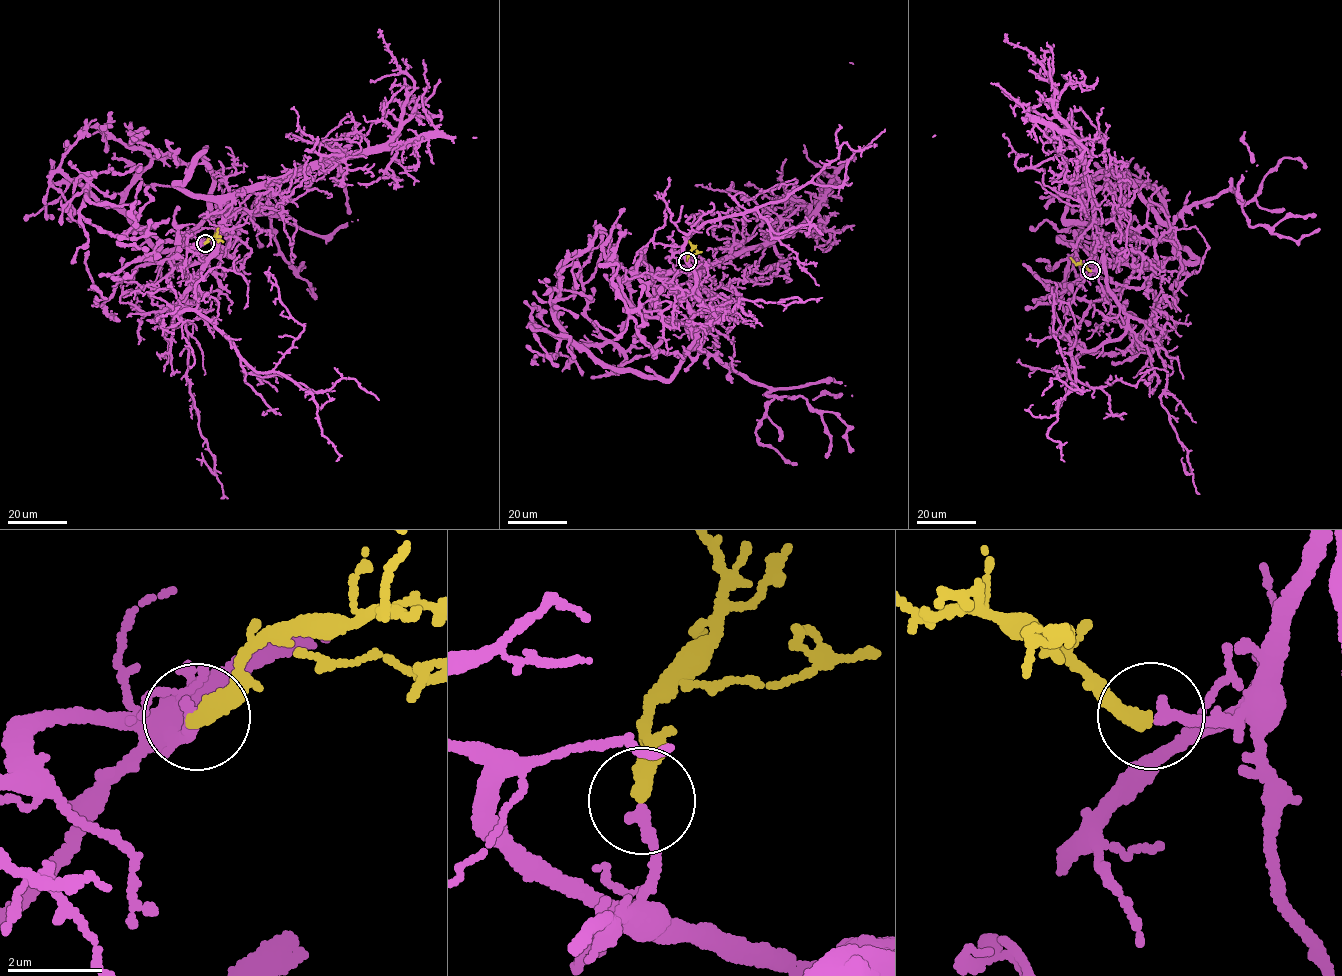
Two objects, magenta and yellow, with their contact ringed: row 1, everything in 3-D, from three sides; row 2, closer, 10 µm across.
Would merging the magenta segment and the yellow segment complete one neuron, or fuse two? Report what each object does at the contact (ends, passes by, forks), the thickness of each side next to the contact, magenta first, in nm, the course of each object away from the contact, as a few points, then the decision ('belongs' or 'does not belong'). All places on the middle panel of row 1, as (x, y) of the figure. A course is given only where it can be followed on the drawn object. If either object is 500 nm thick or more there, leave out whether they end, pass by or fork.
magenta ends; yellow ends; calibres 280 and 340 nm; course magenta (686, 261), (636, 263), (695, 336), (676, 373), (600, 364), (554, 301), (606, 231); course yellow (686, 261), (691, 249), (689, 241); belongs

